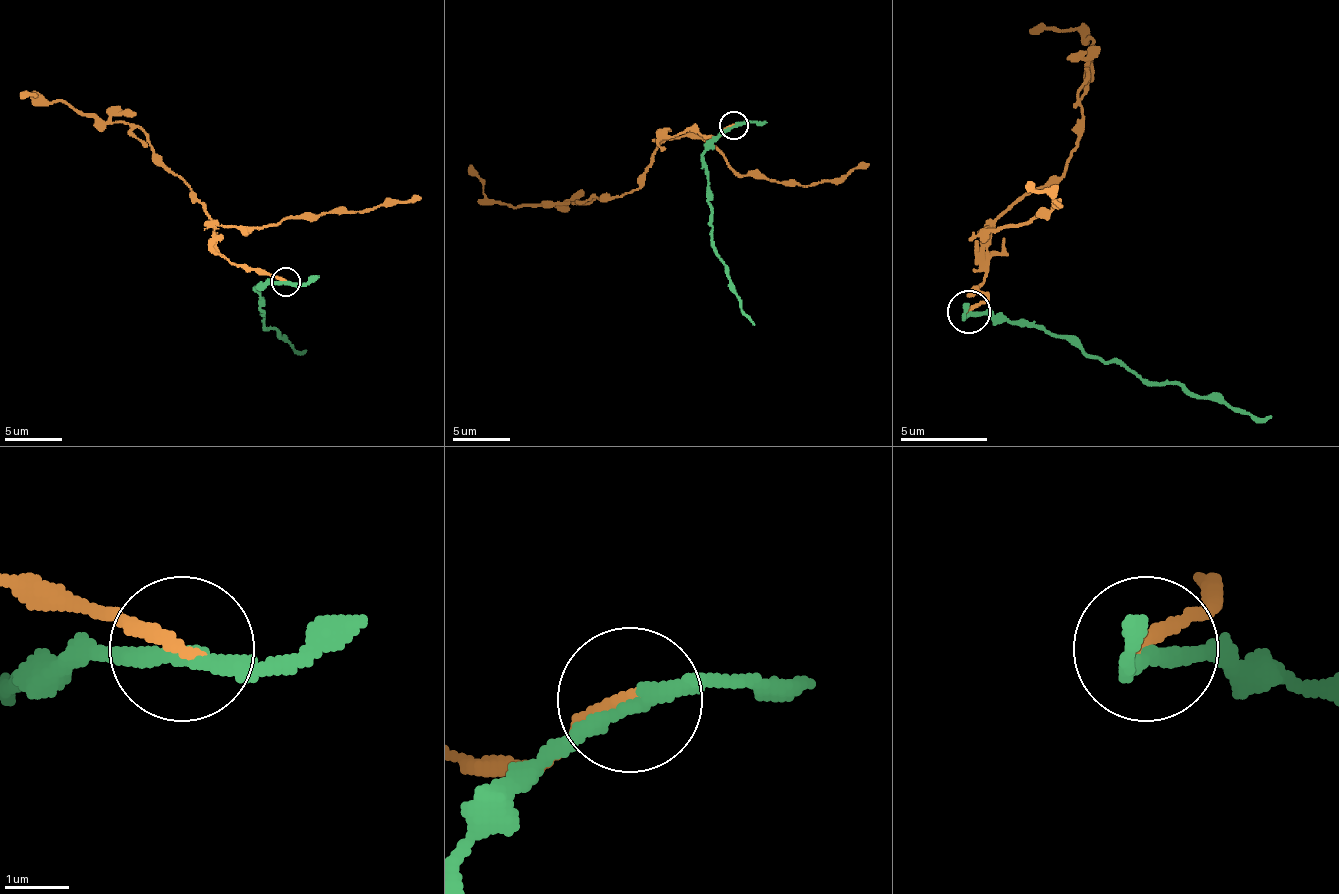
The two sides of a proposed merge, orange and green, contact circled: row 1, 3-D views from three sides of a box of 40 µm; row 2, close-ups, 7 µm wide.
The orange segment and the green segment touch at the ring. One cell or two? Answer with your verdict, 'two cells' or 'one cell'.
two cells

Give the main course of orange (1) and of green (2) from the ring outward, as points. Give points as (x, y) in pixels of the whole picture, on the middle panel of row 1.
1: (734, 126), (714, 137), (683, 131), (666, 137), (637, 189), (574, 203), (494, 203), (468, 166)
2: (734, 126), (714, 140), (703, 154), (703, 169), (712, 203), (714, 255), (726, 266), (729, 289), (755, 324)

